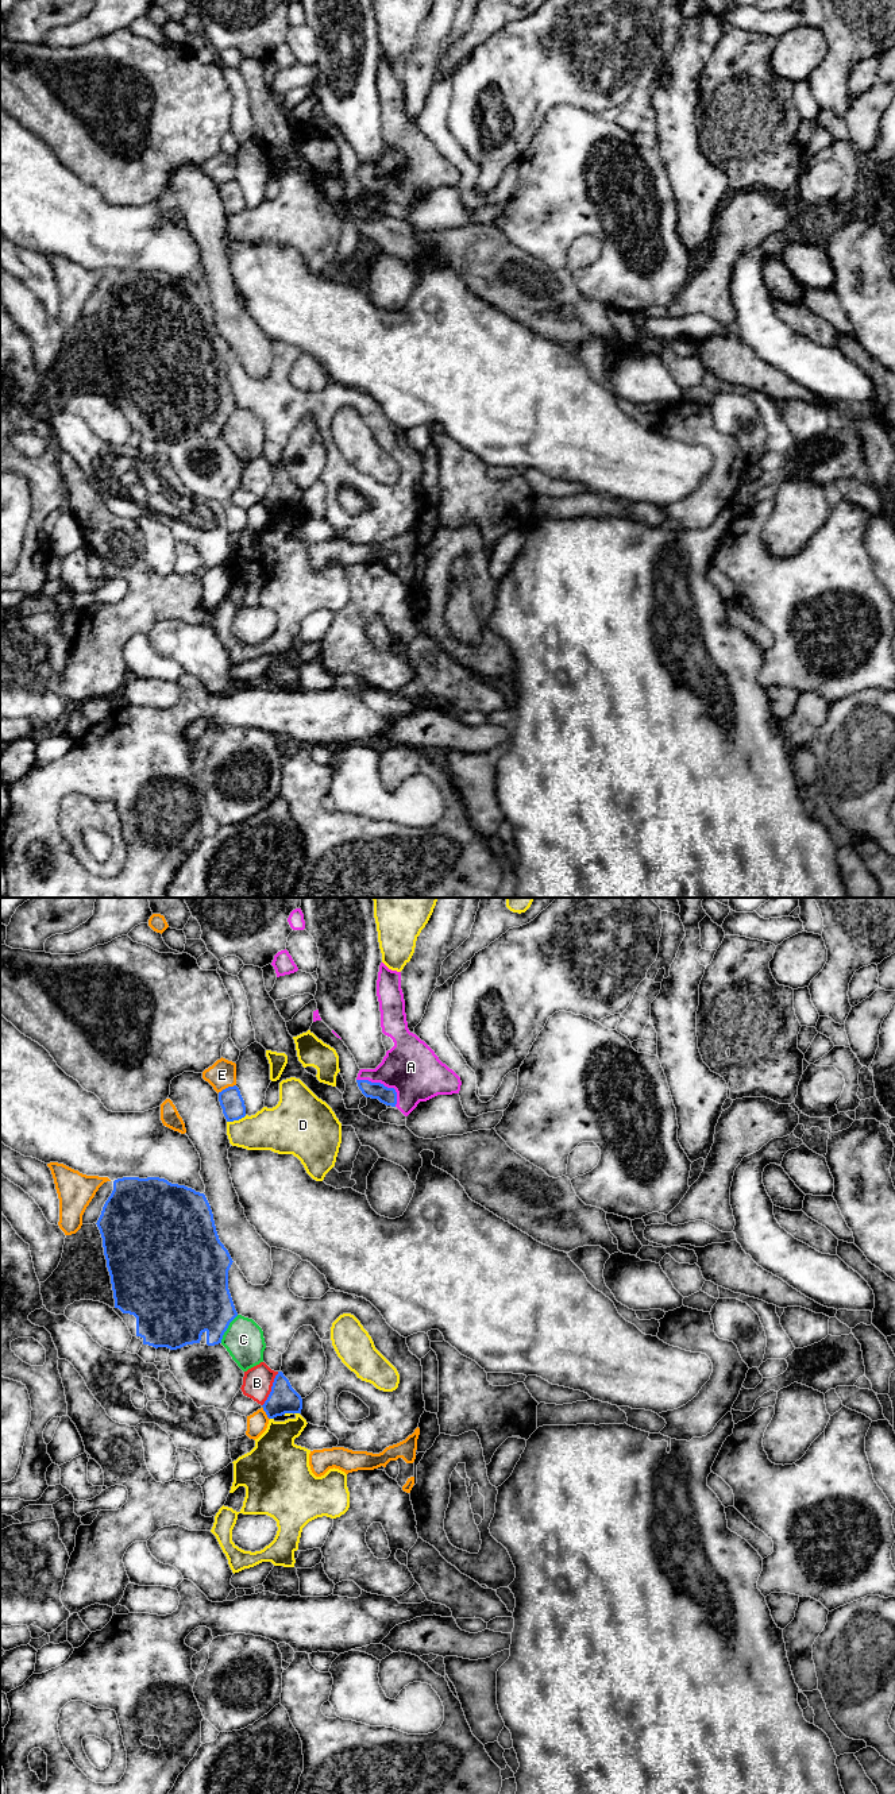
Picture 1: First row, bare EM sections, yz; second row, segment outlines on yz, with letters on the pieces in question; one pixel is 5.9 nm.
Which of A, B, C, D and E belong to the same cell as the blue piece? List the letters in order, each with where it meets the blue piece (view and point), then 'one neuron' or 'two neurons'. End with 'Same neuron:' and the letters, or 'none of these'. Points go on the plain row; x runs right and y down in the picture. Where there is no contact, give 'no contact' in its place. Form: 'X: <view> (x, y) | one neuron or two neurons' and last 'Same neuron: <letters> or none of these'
A: yz (382, 177) | one neuron
B: yz (272, 482) | two neurons
C: yz (227, 420) | two neurons
D: yz (236, 212) | two neurons
E: yz (226, 181) | two neurons
Same neuron: A

